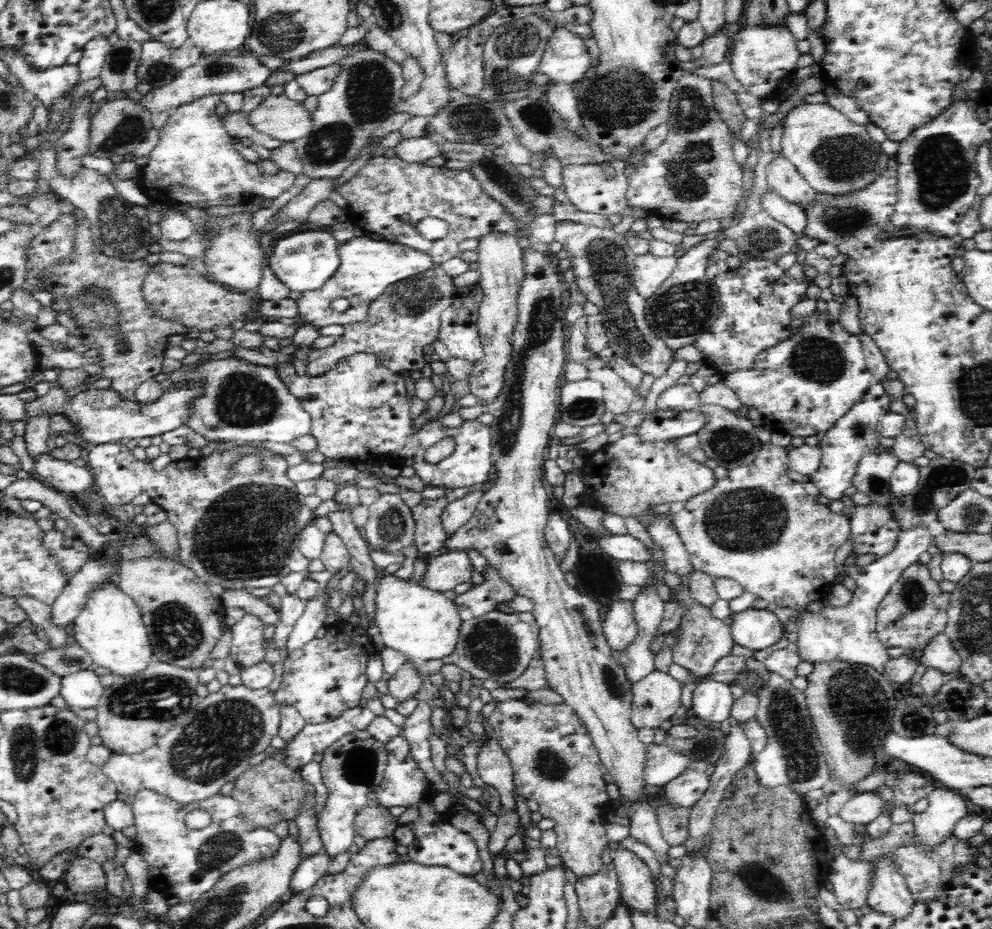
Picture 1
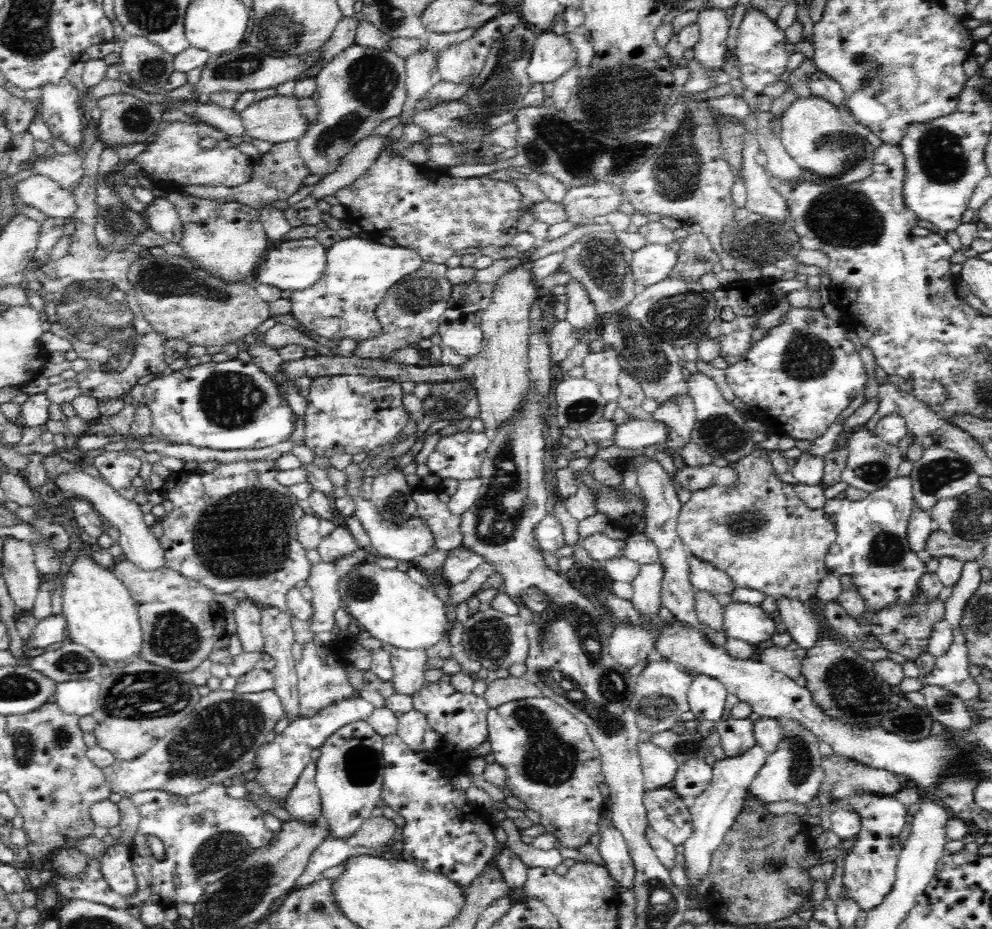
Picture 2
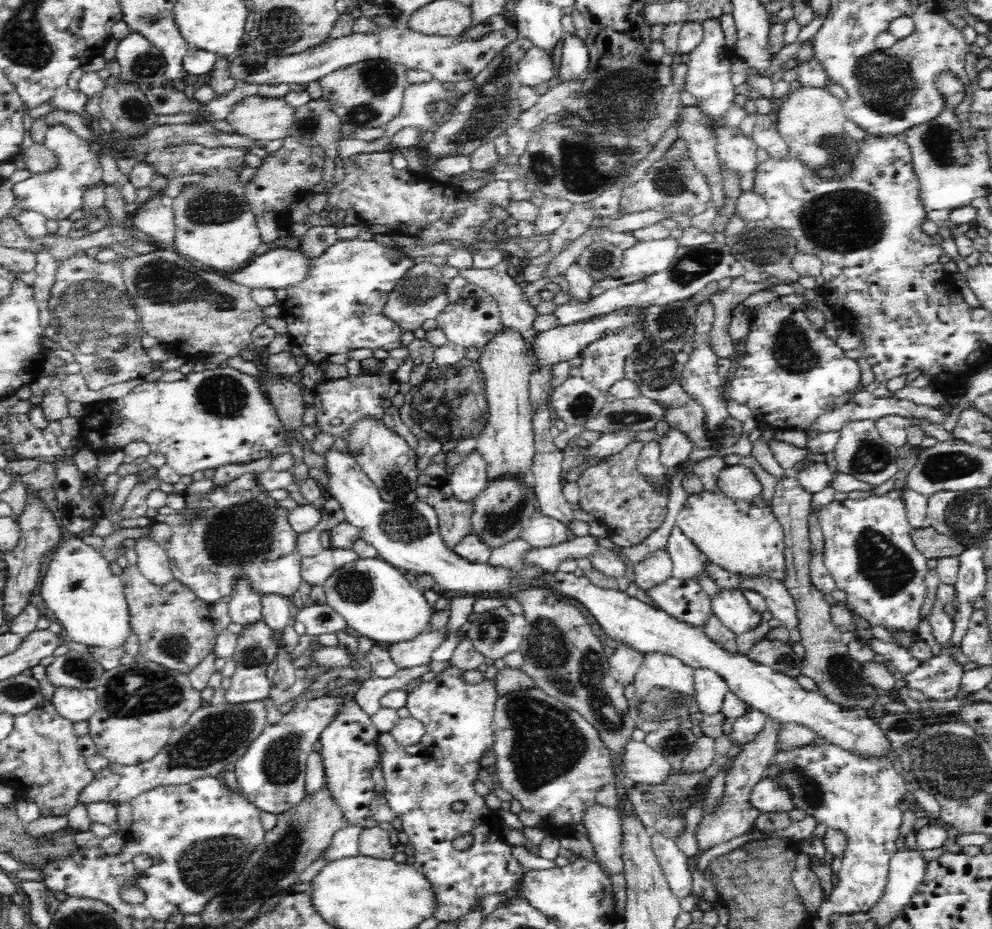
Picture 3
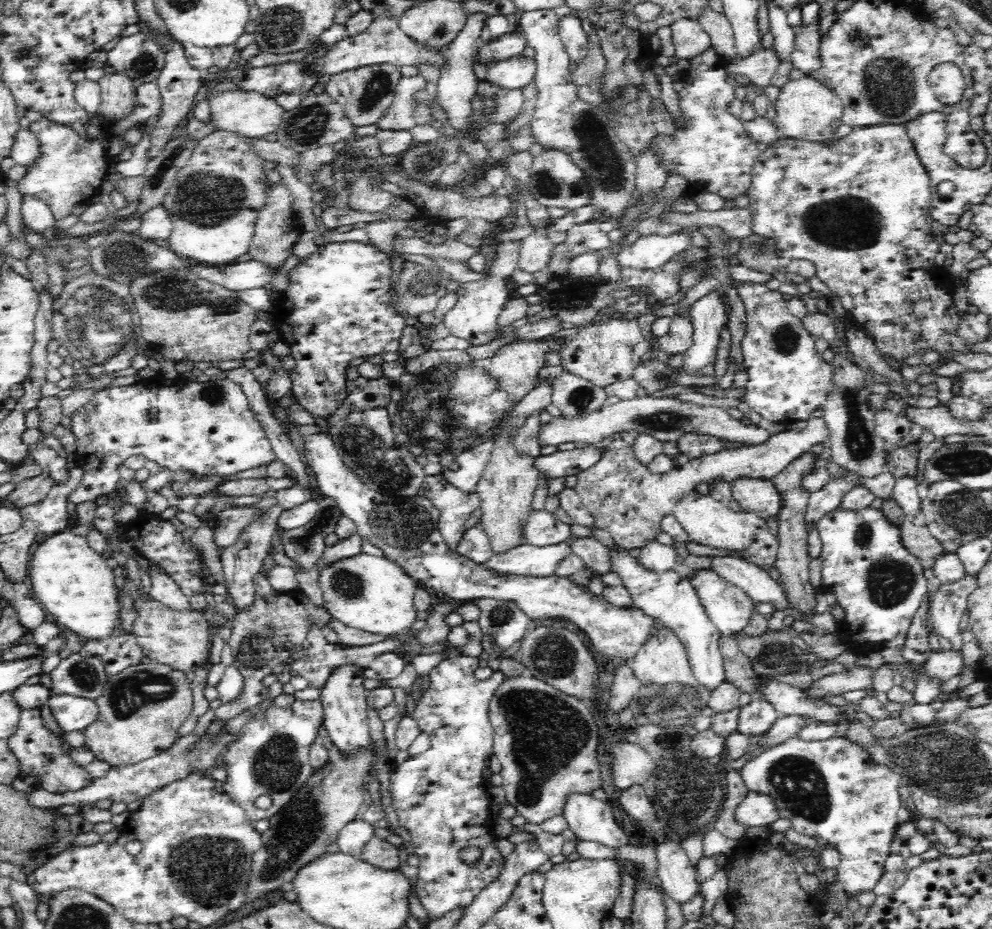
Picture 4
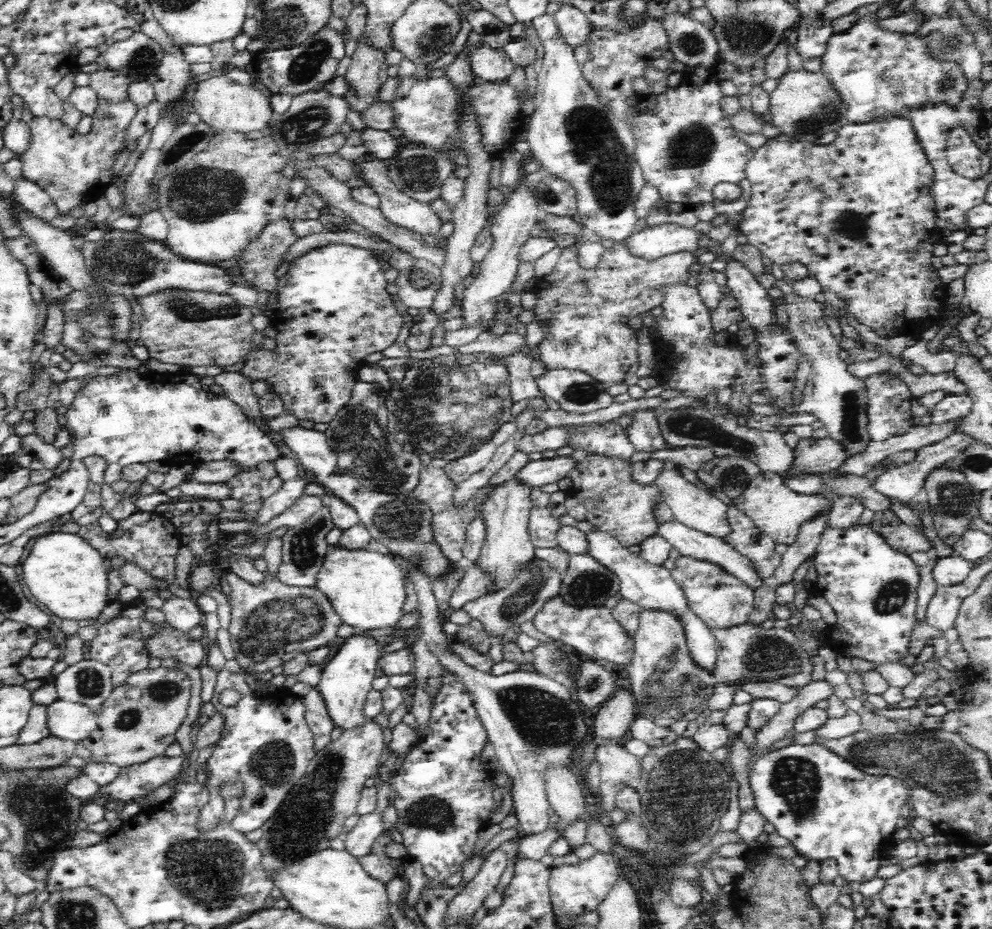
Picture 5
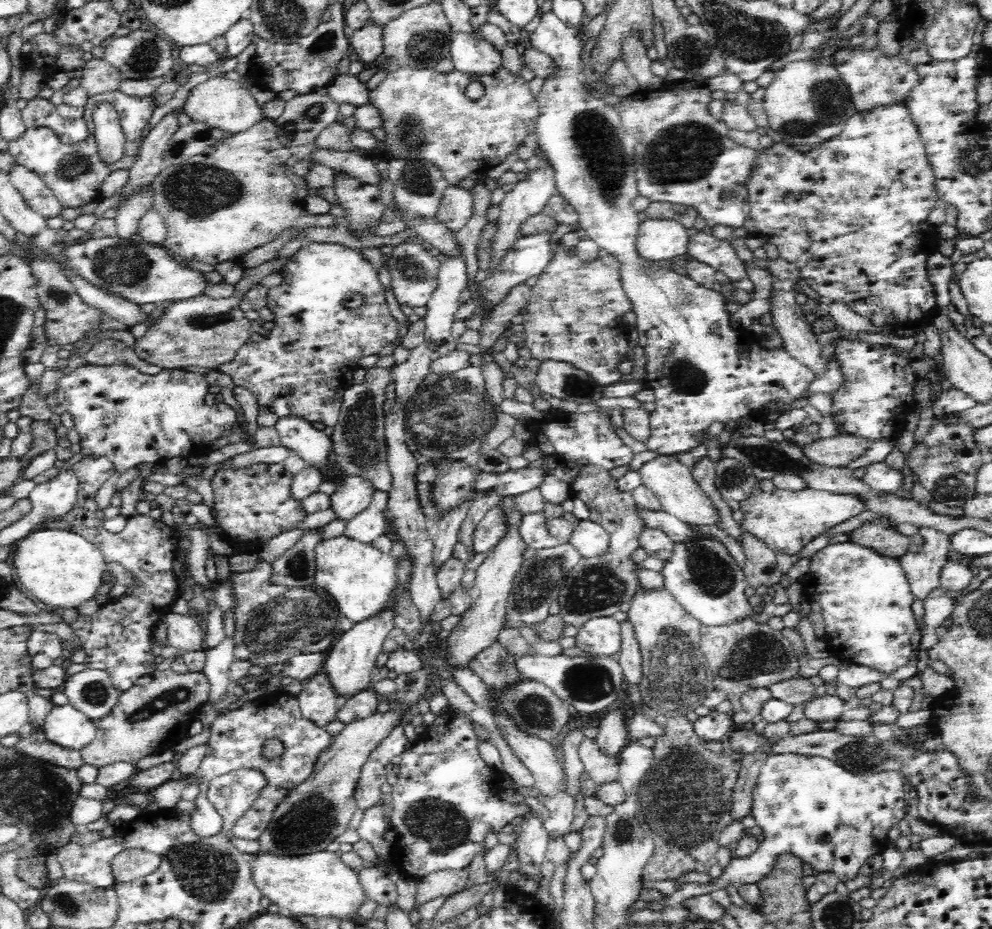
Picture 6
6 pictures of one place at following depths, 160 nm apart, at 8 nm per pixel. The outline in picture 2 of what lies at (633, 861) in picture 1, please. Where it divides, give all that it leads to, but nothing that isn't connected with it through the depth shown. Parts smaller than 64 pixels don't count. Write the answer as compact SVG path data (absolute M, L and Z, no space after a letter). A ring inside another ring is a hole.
M614 825L606 827L599 833L601 834L599 851L610 876L617 886L632 891L636 867L632 864L632 857L628 853L628 845L622 833Z

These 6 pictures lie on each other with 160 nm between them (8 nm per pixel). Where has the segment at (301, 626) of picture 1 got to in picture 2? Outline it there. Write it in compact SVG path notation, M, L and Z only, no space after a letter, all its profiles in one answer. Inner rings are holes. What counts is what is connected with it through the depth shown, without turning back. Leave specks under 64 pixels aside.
M372 544L366 549L358 548L352 556L344 556L334 562L318 562L312 564L307 579L307 586L313 591L309 600L312 605L312 616L307 622L307 629L314 634L331 631L334 622L334 612L341 607L340 592L338 590L341 579L358 565L377 556Z

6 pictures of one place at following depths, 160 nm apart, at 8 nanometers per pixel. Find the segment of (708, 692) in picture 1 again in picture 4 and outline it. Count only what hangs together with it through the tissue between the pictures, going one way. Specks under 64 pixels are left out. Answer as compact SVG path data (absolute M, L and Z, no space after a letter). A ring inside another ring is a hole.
M616 545L616 548L608 549L612 573L617 573L623 581L622 586L630 591L634 606L674 631L685 646L696 680L710 692L718 684L726 681L723 656L719 649L719 638L723 634L709 620L689 578L682 578L673 570L666 573L648 571L642 568L637 558L630 555L629 549L622 546Z

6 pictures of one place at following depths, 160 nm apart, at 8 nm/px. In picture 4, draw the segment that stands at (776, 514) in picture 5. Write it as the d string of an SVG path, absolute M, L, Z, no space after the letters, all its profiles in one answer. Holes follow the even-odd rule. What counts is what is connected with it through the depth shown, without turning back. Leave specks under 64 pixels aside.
M740 478L731 484L732 495L744 512L756 514L767 520L775 518L778 522L784 500L772 480L762 478Z

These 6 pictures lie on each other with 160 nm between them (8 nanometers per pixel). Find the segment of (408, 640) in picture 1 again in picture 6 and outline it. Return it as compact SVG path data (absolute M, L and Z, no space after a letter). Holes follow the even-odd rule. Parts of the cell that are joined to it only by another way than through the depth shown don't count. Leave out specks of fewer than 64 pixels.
M344 534L322 538L314 551L317 564L314 586L331 594L348 620L356 623L372 618L392 602L393 588L397 586L397 564L389 554Z

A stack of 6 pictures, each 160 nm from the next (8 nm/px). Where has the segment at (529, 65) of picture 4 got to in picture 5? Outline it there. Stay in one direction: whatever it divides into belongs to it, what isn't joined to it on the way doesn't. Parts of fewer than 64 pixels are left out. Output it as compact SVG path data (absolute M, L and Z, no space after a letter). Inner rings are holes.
M487 45L481 47L468 48L466 46L466 55L470 61L470 67L476 77L483 81L502 82L508 81L512 72L516 70L516 64L506 56L503 49L490 48Z

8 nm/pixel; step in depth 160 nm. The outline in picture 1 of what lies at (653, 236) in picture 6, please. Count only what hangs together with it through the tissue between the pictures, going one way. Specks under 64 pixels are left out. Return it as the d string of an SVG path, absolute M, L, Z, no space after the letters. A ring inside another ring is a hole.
M650 252L636 256L633 283L642 298L647 299L656 294L660 284L674 272L677 258L676 255L657 257Z

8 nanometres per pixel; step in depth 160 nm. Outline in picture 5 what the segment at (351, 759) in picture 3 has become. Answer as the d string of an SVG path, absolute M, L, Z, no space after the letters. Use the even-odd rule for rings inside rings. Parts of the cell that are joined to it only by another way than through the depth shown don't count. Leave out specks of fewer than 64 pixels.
M352 635L341 641L333 657L321 670L321 677L316 686L324 699L327 711L334 727L340 730L352 730L363 726L367 719L364 715L364 702L374 682L374 670L382 654L379 653L378 641L371 635Z

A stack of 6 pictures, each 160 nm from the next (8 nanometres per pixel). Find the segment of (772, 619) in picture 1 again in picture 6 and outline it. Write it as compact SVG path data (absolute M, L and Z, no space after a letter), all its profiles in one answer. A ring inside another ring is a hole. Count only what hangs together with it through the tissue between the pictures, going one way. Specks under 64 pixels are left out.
M696 534L673 544L672 556L665 561L661 574L665 588L700 624L724 626L748 618L756 609L748 603L749 585L742 565L730 555L720 539L709 534Z

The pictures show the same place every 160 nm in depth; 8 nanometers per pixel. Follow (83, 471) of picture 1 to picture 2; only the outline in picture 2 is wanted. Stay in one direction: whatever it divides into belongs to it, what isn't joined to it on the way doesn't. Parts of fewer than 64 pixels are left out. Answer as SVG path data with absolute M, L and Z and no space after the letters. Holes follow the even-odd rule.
M79 468L56 476L53 482L64 494L84 497L106 520L108 525L119 530L119 545L122 548L123 554L126 555L126 558L130 562L137 564L137 566L149 572L160 570L162 566L165 566L164 549L160 546L159 539L156 539L150 532L150 526L145 524L145 515L141 511L141 506L136 504L134 500L127 500L116 492L116 490L113 490L105 481L94 478L94 476L82 472Z

